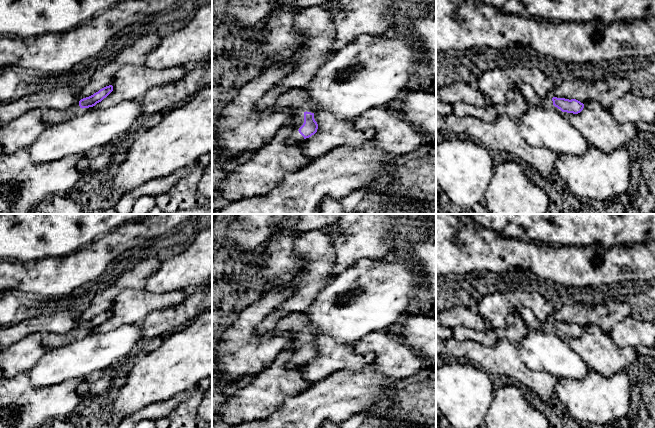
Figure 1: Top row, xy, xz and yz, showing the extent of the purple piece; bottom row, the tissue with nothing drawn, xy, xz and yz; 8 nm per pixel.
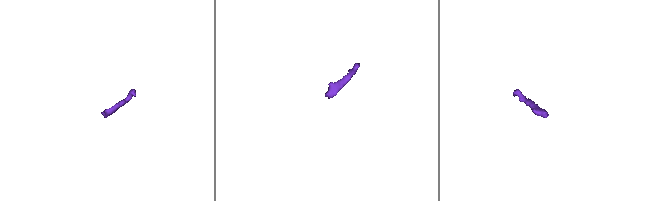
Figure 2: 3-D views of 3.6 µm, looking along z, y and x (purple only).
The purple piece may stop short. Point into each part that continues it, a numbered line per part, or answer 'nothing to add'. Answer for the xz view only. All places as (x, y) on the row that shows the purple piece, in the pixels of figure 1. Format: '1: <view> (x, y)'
1: xz (297, 121)

